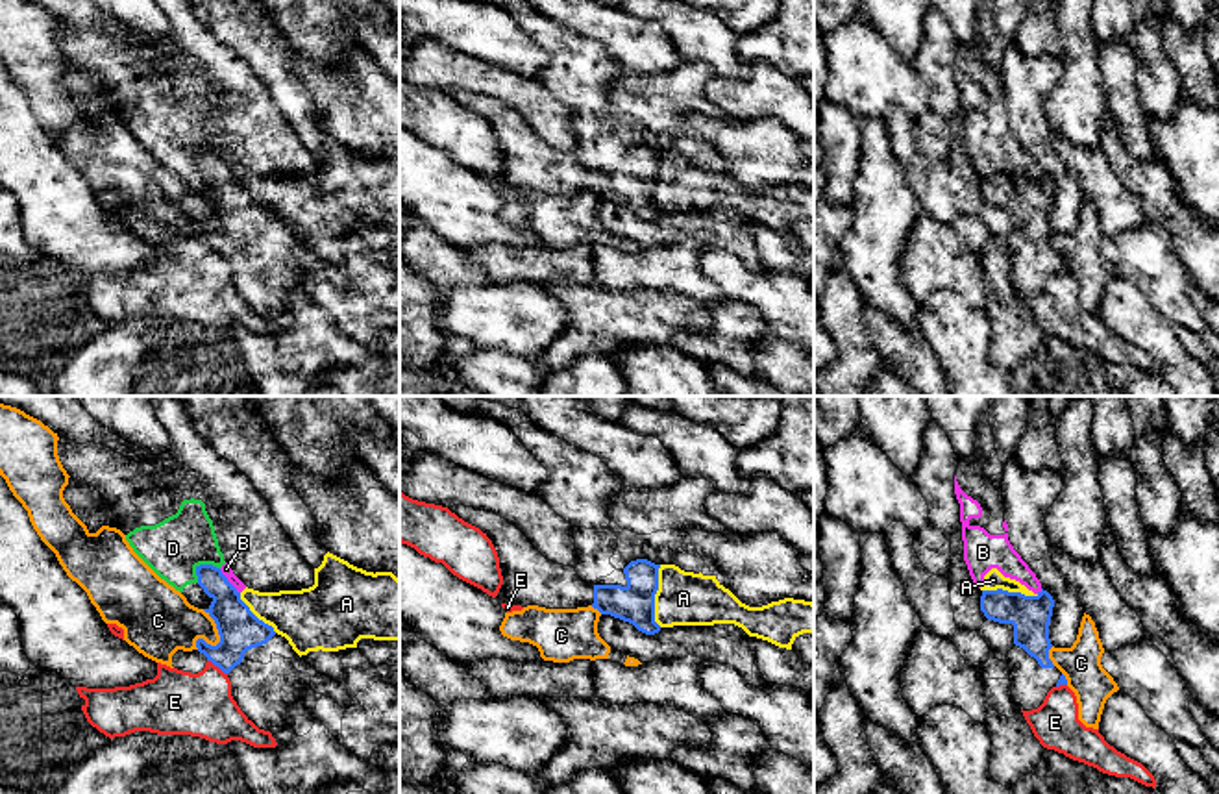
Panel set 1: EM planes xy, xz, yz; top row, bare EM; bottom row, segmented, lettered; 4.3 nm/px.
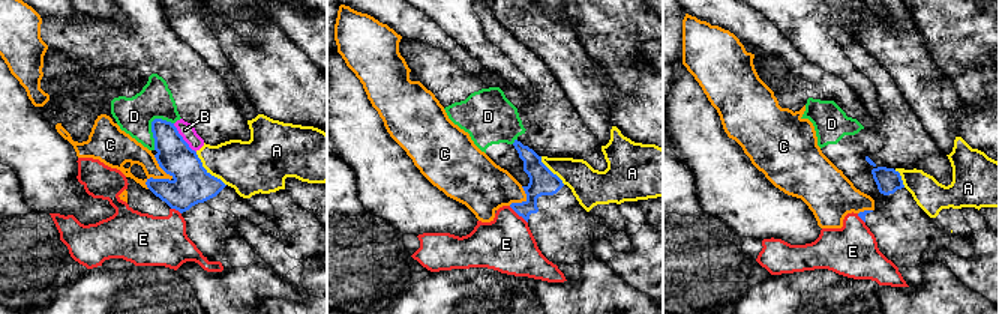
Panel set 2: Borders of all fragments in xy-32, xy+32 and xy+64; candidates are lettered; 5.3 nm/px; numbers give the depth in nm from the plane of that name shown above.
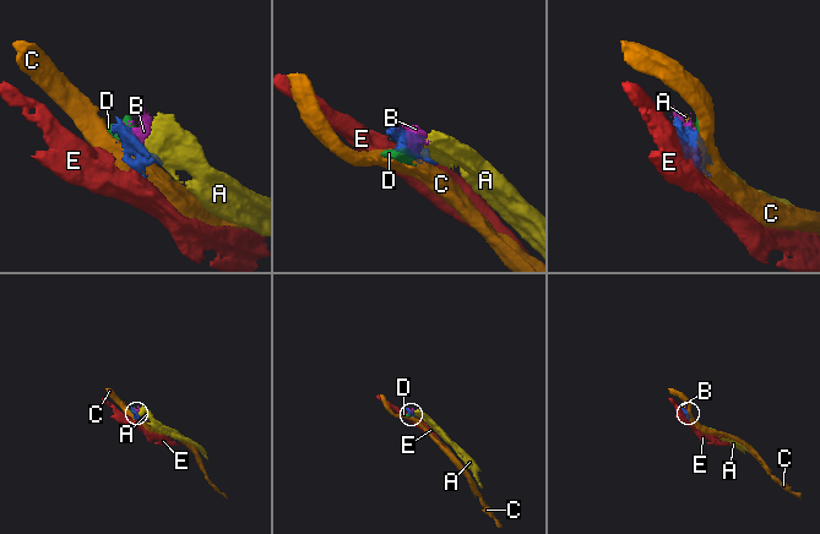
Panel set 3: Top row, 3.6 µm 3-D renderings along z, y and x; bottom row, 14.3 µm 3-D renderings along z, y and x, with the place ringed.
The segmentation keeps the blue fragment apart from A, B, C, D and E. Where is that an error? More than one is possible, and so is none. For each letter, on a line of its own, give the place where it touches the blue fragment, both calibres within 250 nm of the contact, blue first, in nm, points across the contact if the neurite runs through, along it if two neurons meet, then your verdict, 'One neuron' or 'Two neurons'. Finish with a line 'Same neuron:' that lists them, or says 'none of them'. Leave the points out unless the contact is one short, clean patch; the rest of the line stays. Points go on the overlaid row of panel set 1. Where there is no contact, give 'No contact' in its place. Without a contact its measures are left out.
A: Touches blue at xz (653, 596). Thickness 170 nm (blue) against 240 nm. Boundary: xz (661, 565), (655, 595), (655, 622), (659, 626). Two neurons
B: Touches blue at xy (228, 582). Thickness 180 nm (blue) against 50 nm. Boundary: xy (219, 569), (239, 593). Two neurons
C: Touches blue at xy (221, 641). Thickness 180 nm (blue) against 260 nm. Two neurons
D: Touches blue at xy (200, 565). Thickness 160 nm (blue) against 260 nm. Boundary: xy (219, 567), (200, 565), (197, 569), (197, 582). Two neurons
E: Touches blue at xy (217, 665). Thickness 180 nm (blue) against 280 nm. Boundary: xy (208, 659), (226, 674). Two neurons
Same neuron: none of them

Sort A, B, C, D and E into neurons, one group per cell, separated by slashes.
A B / C / D / E

